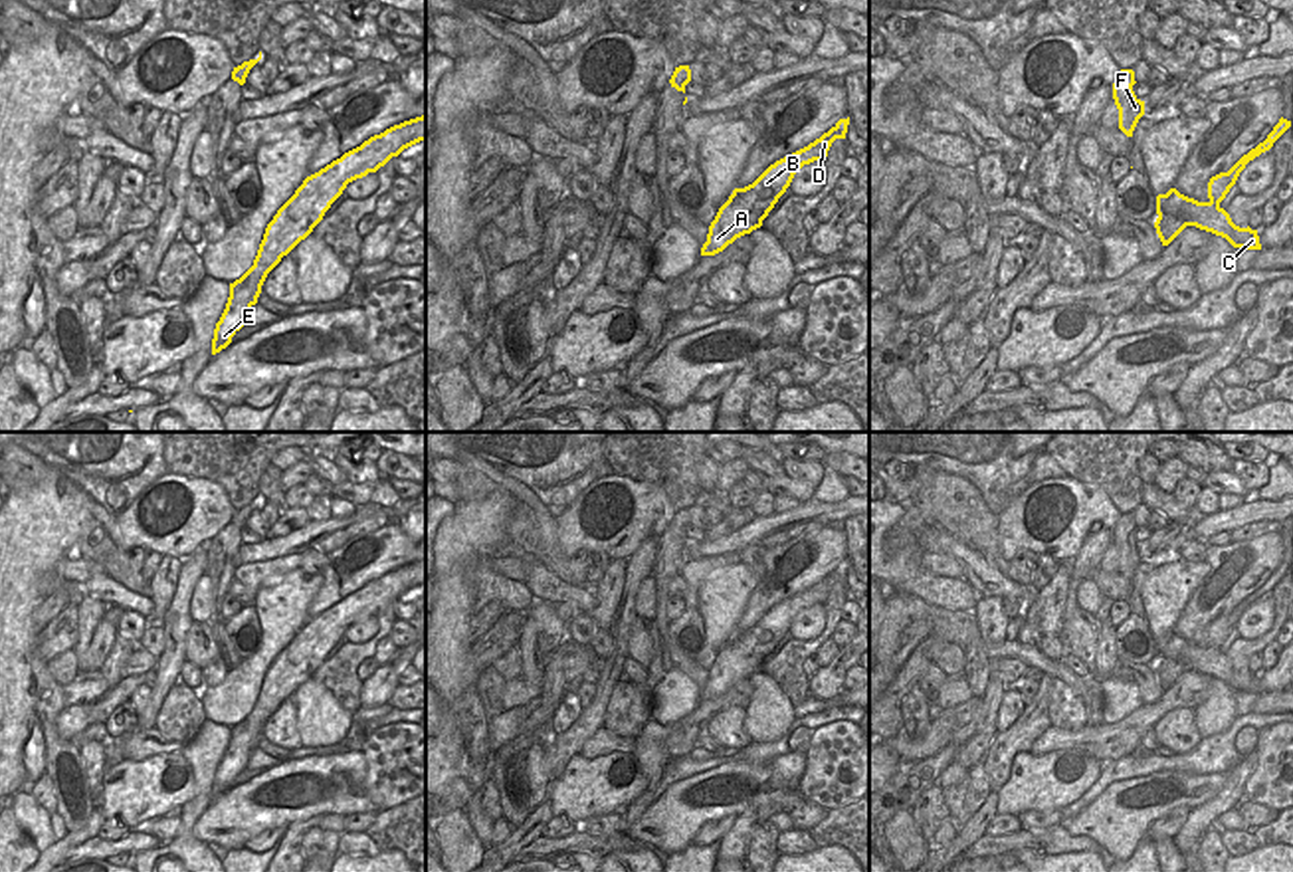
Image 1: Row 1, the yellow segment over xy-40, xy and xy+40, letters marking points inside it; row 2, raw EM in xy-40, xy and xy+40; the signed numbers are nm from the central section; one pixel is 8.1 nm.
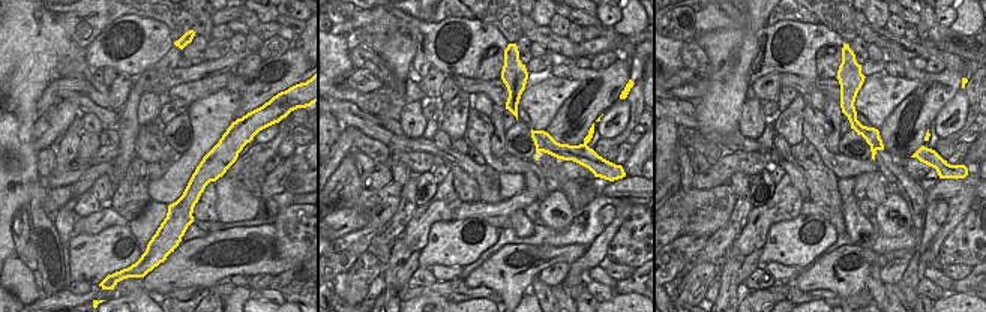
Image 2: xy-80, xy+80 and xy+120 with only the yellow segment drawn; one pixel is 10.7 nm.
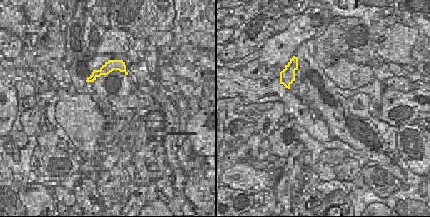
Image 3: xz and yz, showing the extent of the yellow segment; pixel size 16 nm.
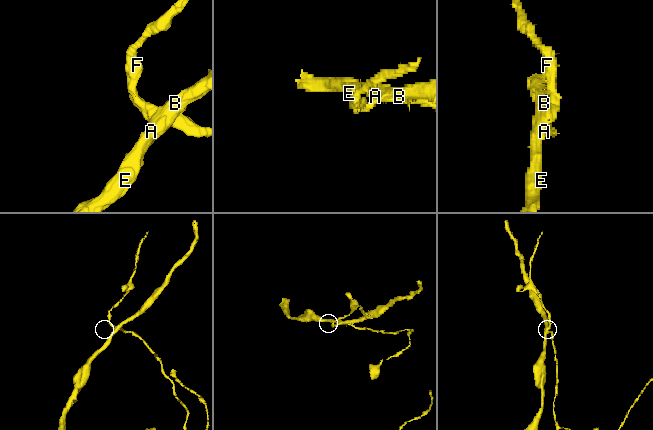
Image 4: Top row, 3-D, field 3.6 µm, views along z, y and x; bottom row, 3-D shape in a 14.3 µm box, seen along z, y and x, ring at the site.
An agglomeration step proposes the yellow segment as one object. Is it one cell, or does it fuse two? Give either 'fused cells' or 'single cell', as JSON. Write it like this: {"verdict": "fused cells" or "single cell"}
{"verdict": "fused cells"}

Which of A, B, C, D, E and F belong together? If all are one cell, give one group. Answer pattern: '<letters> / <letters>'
A B D E / C F

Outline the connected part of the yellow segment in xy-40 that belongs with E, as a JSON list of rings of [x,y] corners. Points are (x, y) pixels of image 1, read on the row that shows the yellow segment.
[[[426,115],[370,137],[303,180],[267,224],[253,266],[230,283],[226,309],[214,329],[212,355],[226,349],[248,323],[249,309],[257,303],[267,273],[313,232],[347,184],[376,172],[392,157],[420,141],[426,141]]]

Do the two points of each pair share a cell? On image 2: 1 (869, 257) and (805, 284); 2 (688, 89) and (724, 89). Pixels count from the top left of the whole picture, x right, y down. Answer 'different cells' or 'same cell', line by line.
1: same cell
2: different cells

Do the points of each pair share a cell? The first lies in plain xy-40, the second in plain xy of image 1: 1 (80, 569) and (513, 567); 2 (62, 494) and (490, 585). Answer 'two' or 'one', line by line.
1: one
2: two

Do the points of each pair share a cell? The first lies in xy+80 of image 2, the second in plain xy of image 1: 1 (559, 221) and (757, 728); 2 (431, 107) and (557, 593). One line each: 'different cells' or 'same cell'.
1: different cells
2: different cells

